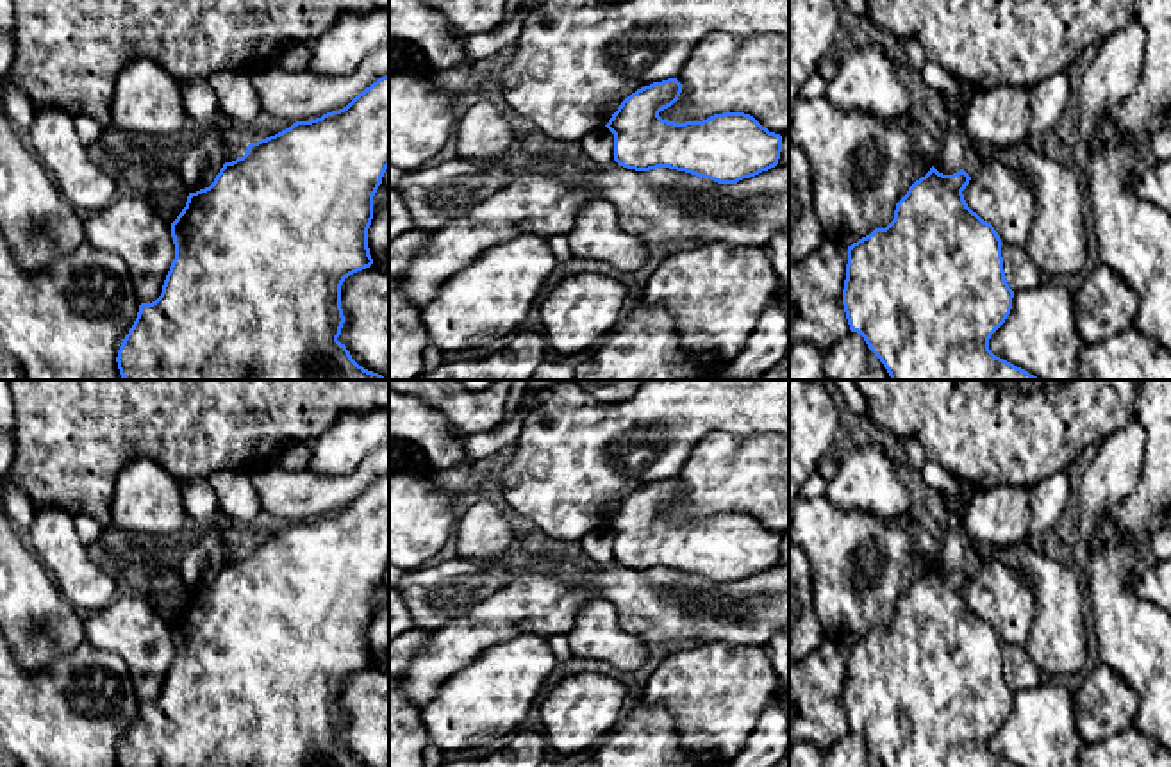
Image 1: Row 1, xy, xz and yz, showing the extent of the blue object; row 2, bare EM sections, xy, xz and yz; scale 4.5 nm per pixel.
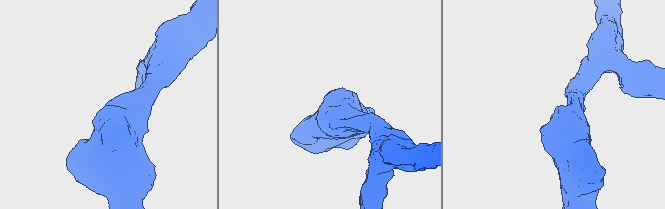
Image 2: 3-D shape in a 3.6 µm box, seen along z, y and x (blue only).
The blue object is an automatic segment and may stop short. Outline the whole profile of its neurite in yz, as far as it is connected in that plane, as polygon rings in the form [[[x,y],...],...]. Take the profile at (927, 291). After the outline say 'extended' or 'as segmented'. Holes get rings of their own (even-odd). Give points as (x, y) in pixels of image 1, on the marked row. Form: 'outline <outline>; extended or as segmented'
outline [[[932,166],[896,203],[894,219],[885,228],[875,228],[848,246],[843,289],[846,319],[850,330],[860,334],[880,359],[891,380],[1039,380],[989,350],[991,335],[1010,314],[1014,291],[1005,280],[998,232],[964,200],[962,191],[969,180],[964,169],[943,175]]]; as segmented

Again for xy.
outline [[[389,75],[359,93],[346,107],[311,121],[296,121],[289,128],[252,143],[243,157],[225,162],[214,182],[189,193],[186,207],[171,223],[175,259],[166,275],[161,296],[141,303],[137,318],[121,339],[118,369],[123,380],[387,380],[359,366],[345,344],[337,341],[345,323],[341,309],[343,282],[373,264],[368,248],[368,228],[373,219],[373,196],[389,168]]]; as segmented

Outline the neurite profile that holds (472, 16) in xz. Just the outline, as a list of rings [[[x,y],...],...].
[[[419,0],[466,34],[498,29],[509,0]]]

